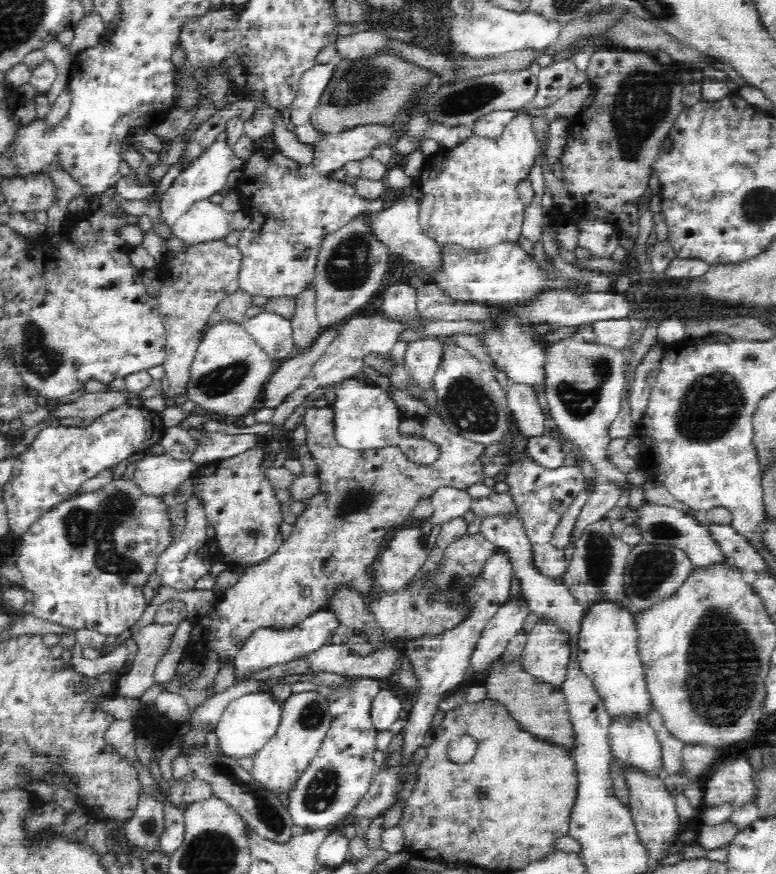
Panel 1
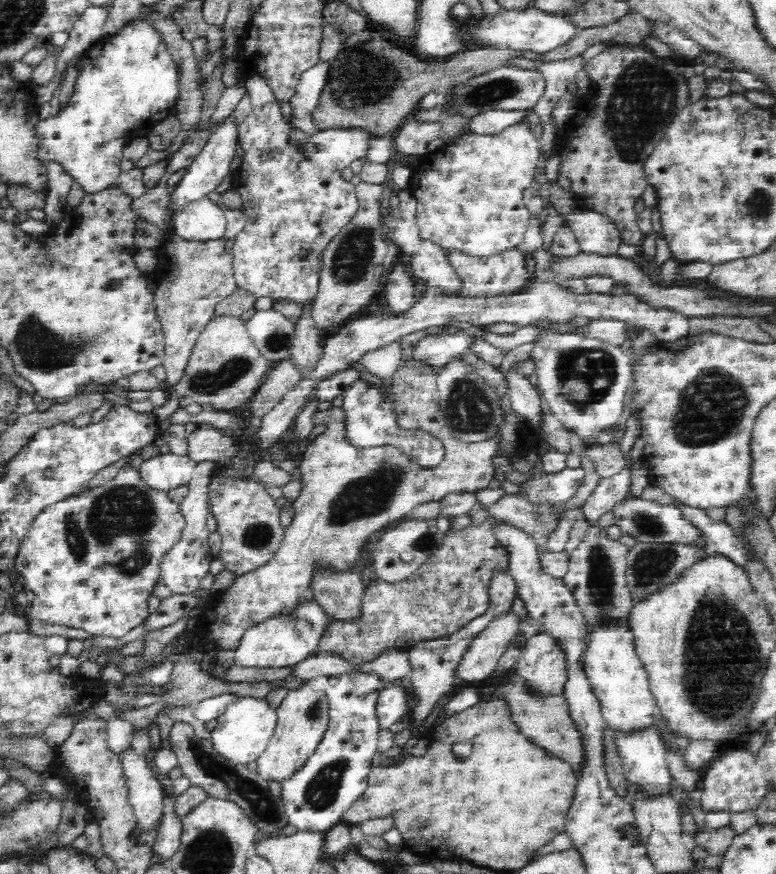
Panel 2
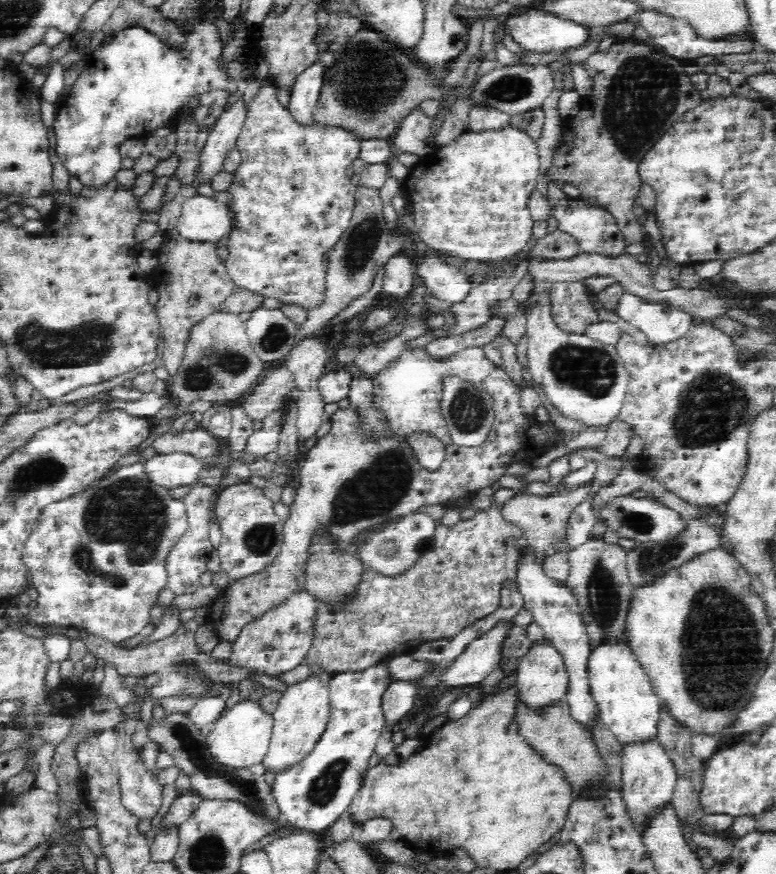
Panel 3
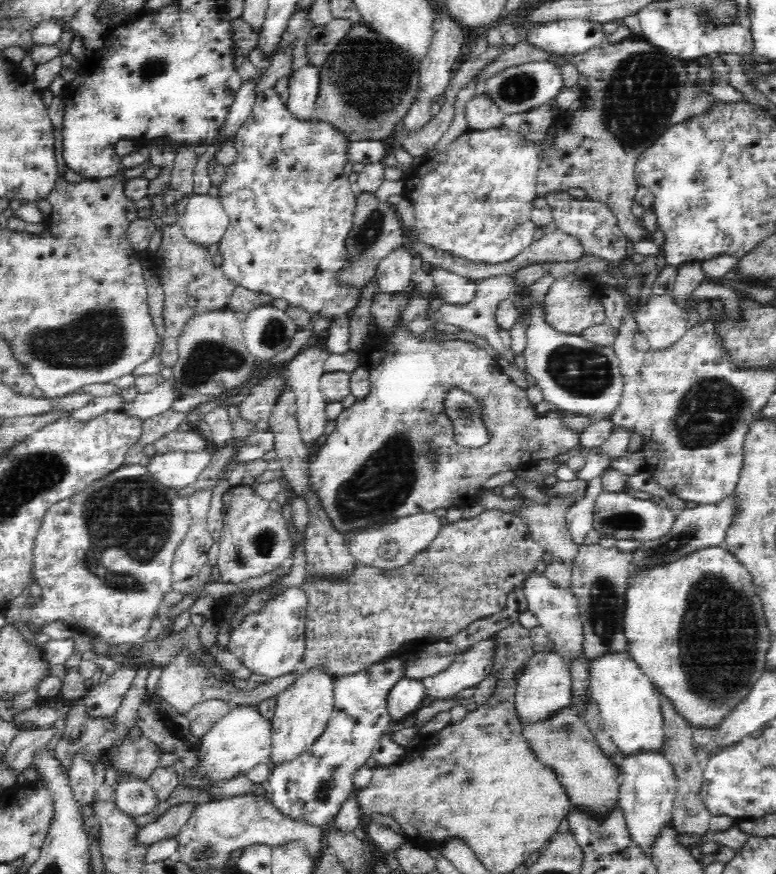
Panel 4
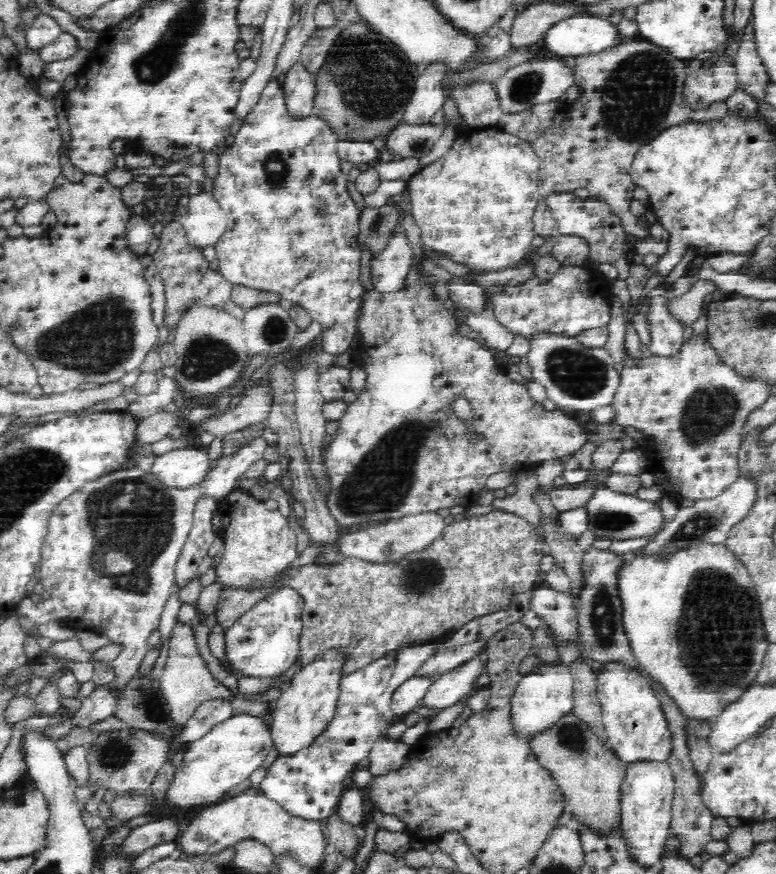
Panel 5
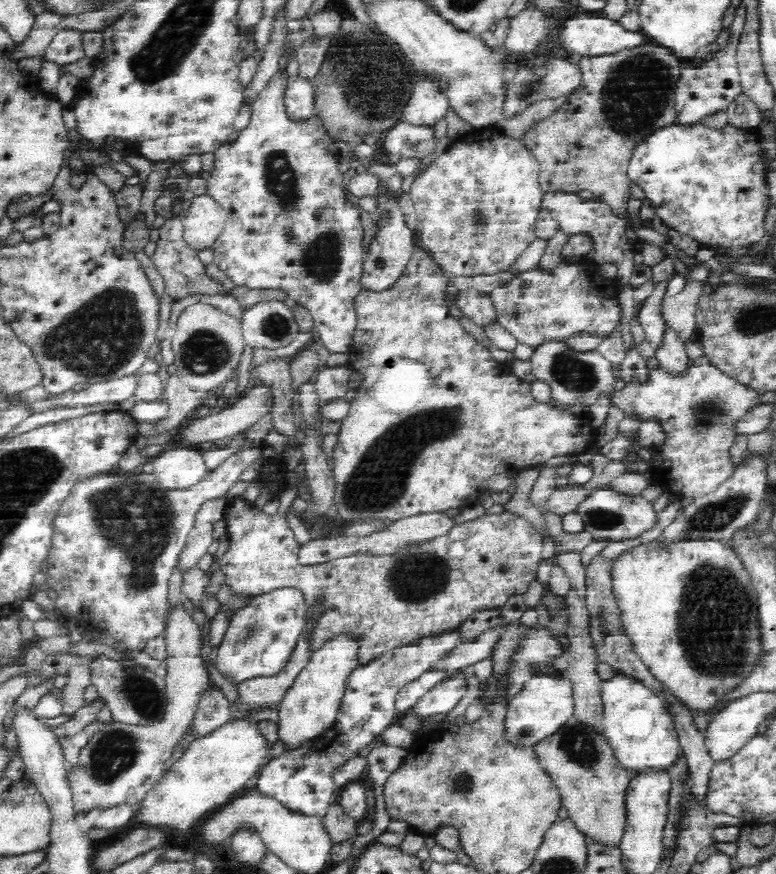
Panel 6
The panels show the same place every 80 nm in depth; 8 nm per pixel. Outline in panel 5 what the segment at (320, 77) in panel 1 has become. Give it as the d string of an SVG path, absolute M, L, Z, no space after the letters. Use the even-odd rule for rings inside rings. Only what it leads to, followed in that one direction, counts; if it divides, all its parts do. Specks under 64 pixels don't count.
M300 62L294 64L285 75L283 92L288 115L294 119L308 121L313 116L315 76L306 73Z

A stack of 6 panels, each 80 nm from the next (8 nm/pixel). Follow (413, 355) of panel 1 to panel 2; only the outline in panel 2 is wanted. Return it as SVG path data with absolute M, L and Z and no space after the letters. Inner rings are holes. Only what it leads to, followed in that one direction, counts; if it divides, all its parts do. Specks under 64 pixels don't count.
M458 332L458 334L430 335L422 338L412 352L414 359L438 367L440 370L478 340L476 334Z

